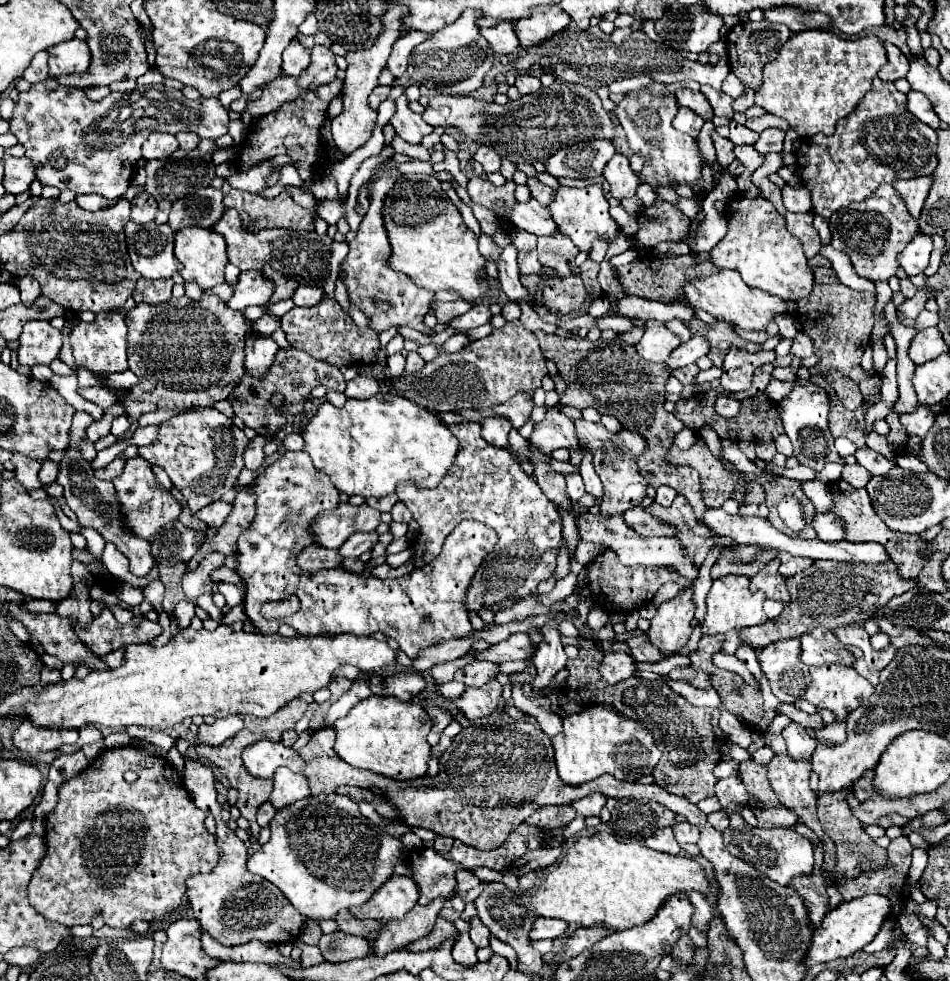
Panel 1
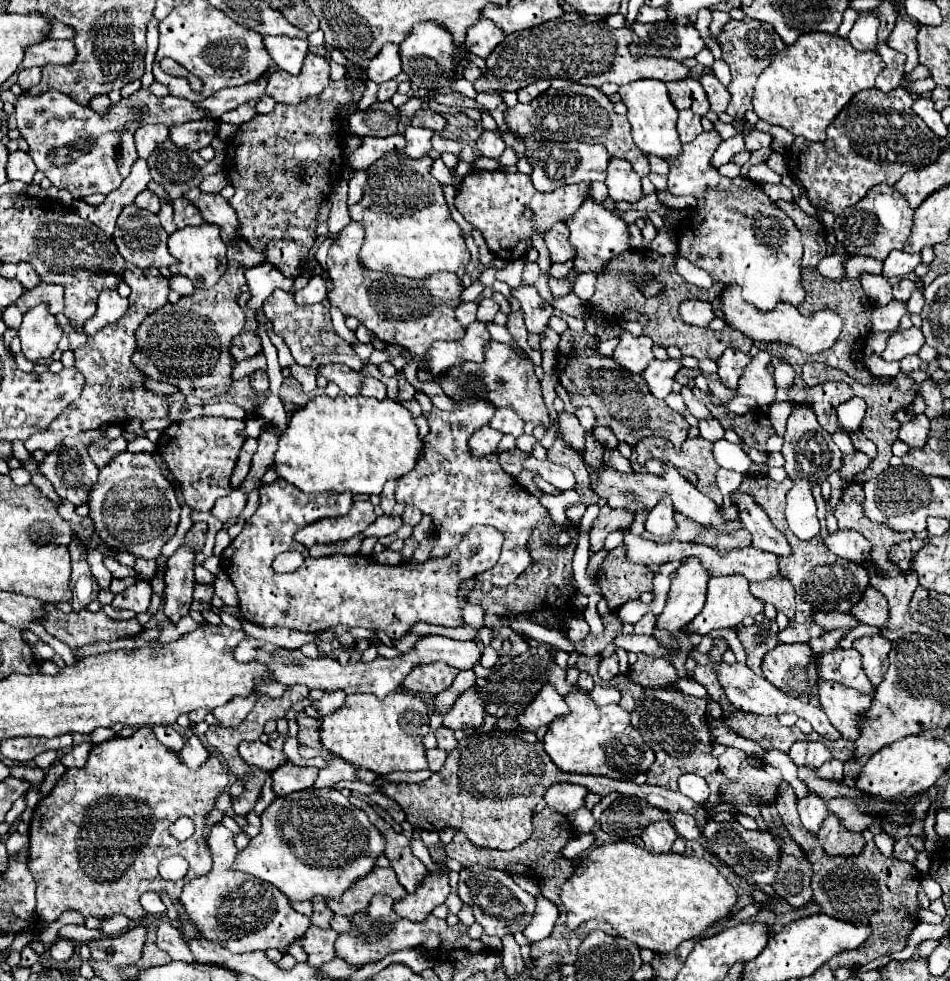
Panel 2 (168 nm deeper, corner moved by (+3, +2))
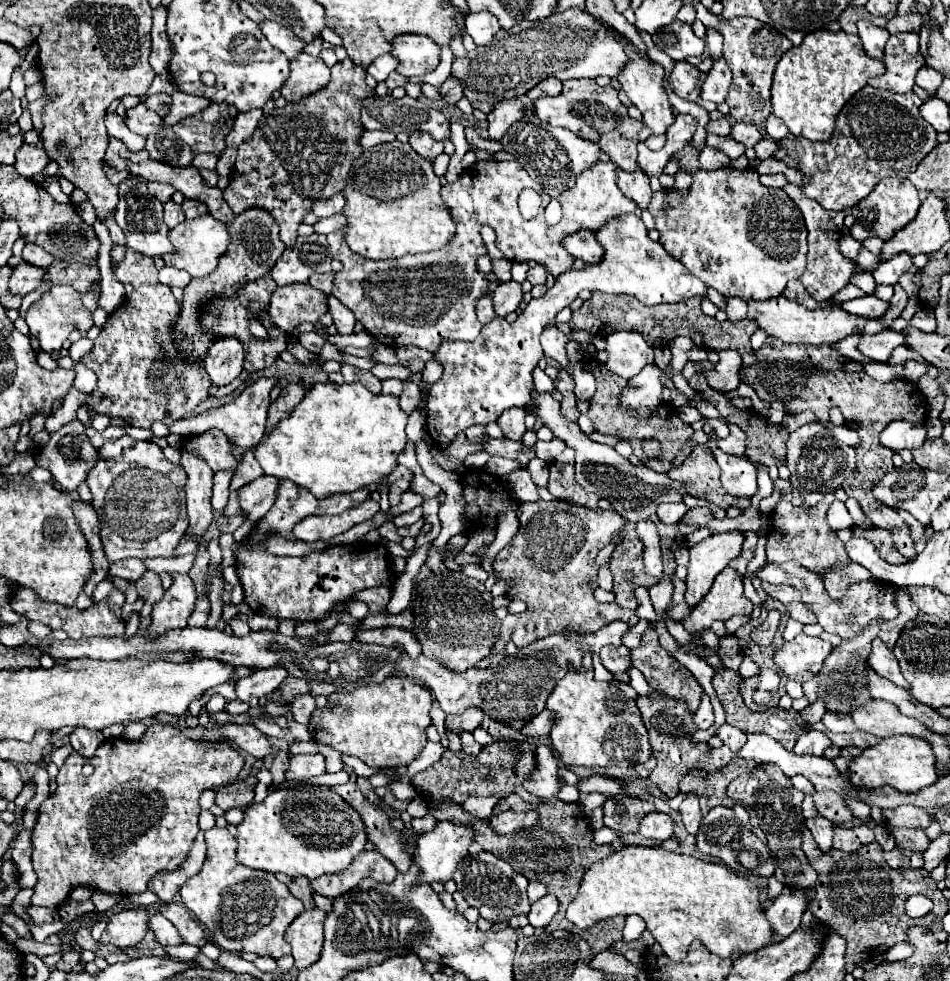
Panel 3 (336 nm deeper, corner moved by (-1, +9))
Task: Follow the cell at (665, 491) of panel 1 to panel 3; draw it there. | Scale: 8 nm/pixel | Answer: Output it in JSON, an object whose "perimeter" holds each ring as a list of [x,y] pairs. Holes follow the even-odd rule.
{"perimeter":[[[681,502],[659,504],[659,508],[657,508],[657,516],[663,524],[677,524],[683,514],[685,514],[685,504],[681,504]]]}

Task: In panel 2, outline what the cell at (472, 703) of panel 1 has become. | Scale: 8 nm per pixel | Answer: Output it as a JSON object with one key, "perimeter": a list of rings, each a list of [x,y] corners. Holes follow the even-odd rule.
{"perimeter":[[[477,687],[467,689],[443,717],[443,725],[449,729],[465,729],[477,727],[485,719],[485,699]]]}

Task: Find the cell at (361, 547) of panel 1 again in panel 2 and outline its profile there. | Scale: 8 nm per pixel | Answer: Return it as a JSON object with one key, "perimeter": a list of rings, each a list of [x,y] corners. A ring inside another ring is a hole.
{"perimeter":[[[381,515],[381,517],[377,517],[375,523],[371,523],[371,525],[363,531],[363,535],[365,535],[365,537],[383,537],[383,535],[395,533],[399,527],[401,527],[401,519],[399,519],[399,517]]]}

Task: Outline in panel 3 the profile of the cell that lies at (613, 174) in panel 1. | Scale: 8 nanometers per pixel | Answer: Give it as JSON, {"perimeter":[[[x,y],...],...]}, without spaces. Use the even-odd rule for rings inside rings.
{"perimeter":[[[619,170],[619,188],[621,192],[633,200],[641,210],[647,210],[653,190],[649,186],[649,178],[643,172],[623,172]]]}

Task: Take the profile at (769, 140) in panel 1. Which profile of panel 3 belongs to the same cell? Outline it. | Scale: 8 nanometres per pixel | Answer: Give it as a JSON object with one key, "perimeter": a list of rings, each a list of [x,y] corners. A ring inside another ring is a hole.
{"perimeter":[[[735,122],[735,124],[731,126],[729,138],[733,138],[735,142],[741,142],[741,144],[745,144],[747,148],[753,148],[753,146],[755,146],[755,144],[761,140],[761,134],[759,134],[759,130],[757,130],[753,124]]]}

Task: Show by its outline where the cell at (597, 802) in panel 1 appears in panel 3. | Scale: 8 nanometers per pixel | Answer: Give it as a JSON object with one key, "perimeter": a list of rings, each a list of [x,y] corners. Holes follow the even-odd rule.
{"perimeter":[[[537,746],[535,748],[537,766],[523,782],[523,788],[539,798],[553,798],[561,788],[561,780],[557,778],[557,760],[553,758],[551,746]]]}

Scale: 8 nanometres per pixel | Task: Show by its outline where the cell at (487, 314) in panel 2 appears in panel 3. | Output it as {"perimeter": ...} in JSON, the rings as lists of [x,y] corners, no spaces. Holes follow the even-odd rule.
{"perimeter":[[[511,280],[511,282],[501,282],[493,290],[493,302],[495,302],[495,314],[505,318],[507,314],[515,312],[519,308],[519,302],[523,298],[521,284]]]}

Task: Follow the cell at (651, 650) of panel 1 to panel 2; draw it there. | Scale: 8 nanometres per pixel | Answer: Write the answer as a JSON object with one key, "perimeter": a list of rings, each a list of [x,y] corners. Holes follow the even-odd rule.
{"perimeter":[[[641,653],[637,663],[629,669],[629,679],[643,687],[667,687],[671,681],[677,681],[679,675],[667,659]]]}

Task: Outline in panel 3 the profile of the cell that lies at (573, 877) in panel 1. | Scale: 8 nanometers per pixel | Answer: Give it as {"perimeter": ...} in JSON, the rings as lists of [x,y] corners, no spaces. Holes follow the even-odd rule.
{"perimeter":[[[623,846],[623,850],[613,852],[609,858],[591,864],[591,870],[587,870],[587,874],[583,876],[577,898],[567,908],[567,918],[577,928],[591,928],[601,920],[627,914],[637,914],[645,920],[647,930],[655,936],[655,940],[663,946],[665,956],[673,962],[681,962],[687,956],[687,950],[693,940],[701,940],[709,952],[721,958],[755,952],[775,942],[773,928],[765,918],[765,912],[759,902],[757,884],[737,876],[733,870],[721,864],[705,862],[677,852],[667,852],[661,848]]]}

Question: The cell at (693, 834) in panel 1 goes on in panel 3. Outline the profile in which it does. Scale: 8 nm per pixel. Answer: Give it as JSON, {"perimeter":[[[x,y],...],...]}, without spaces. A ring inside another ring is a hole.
{"perimeter":[[[687,794],[683,804],[681,804],[681,812],[679,814],[681,814],[681,820],[683,820],[687,832],[695,836],[697,830],[699,830],[701,818],[703,818],[701,808],[699,808],[699,798],[695,794]]]}

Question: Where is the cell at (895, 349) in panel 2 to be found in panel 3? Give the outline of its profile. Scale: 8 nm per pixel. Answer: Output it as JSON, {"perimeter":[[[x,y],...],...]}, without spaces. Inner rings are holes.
{"perimeter":[[[883,330],[883,332],[877,332],[877,334],[863,332],[861,340],[857,344],[857,350],[869,360],[887,362],[893,348],[897,348],[899,344],[903,344],[901,332],[893,332],[893,330]]]}

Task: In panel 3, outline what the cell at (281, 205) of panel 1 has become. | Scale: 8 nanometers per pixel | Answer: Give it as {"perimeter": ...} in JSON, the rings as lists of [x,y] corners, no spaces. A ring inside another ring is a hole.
{"perimeter":[[[345,58],[343,62],[337,62],[331,68],[329,84],[325,88],[313,92],[311,96],[305,96],[303,104],[287,104],[285,108],[273,108],[269,114],[265,114],[259,120],[259,124],[255,128],[255,134],[249,140],[249,146],[247,146],[247,142],[239,146],[235,172],[233,172],[237,176],[233,176],[231,184],[223,192],[225,202],[231,206],[231,210],[235,214],[243,212],[245,208],[251,208],[251,206],[265,208],[279,222],[281,240],[289,248],[295,246],[297,228],[299,228],[303,216],[307,212],[311,212],[311,206],[317,200],[327,200],[333,194],[343,190],[343,184],[345,184],[345,180],[349,176],[353,158],[363,154],[359,138],[361,138],[361,134],[365,130],[361,126],[359,112],[361,112],[363,98],[369,98],[369,96],[375,94],[367,86],[365,76],[367,76],[365,68],[359,68],[349,58]]]}

